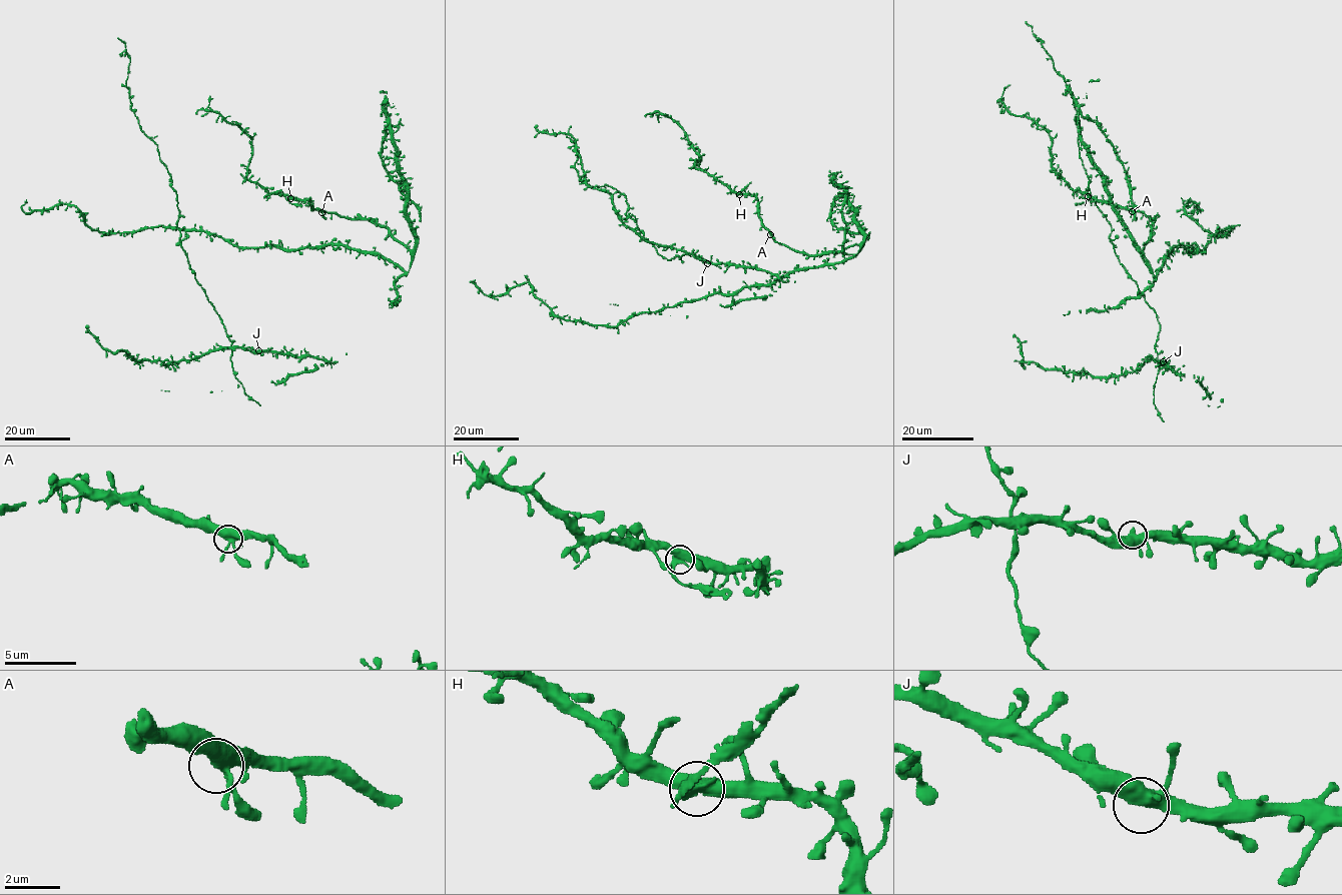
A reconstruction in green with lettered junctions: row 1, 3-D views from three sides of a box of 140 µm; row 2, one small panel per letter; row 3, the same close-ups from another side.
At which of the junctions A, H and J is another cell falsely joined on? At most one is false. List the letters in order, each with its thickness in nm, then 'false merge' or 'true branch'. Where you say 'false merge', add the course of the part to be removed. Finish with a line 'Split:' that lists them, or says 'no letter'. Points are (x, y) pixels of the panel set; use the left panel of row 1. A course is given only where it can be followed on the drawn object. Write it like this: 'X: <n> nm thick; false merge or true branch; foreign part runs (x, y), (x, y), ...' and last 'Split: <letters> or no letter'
A: 440 nm thick; true branch
H: 460 nm thick; false merge; foreign part runs (290, 198), (291, 203), (302, 205)
J: 420 nm thick; true branch
Split: H

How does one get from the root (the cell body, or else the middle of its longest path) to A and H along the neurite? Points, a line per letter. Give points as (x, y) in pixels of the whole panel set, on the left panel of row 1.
A: (381, 227), (368, 220), (321, 212)
H: (381, 227), (368, 220), (320, 211), (305, 199), (290, 198)

